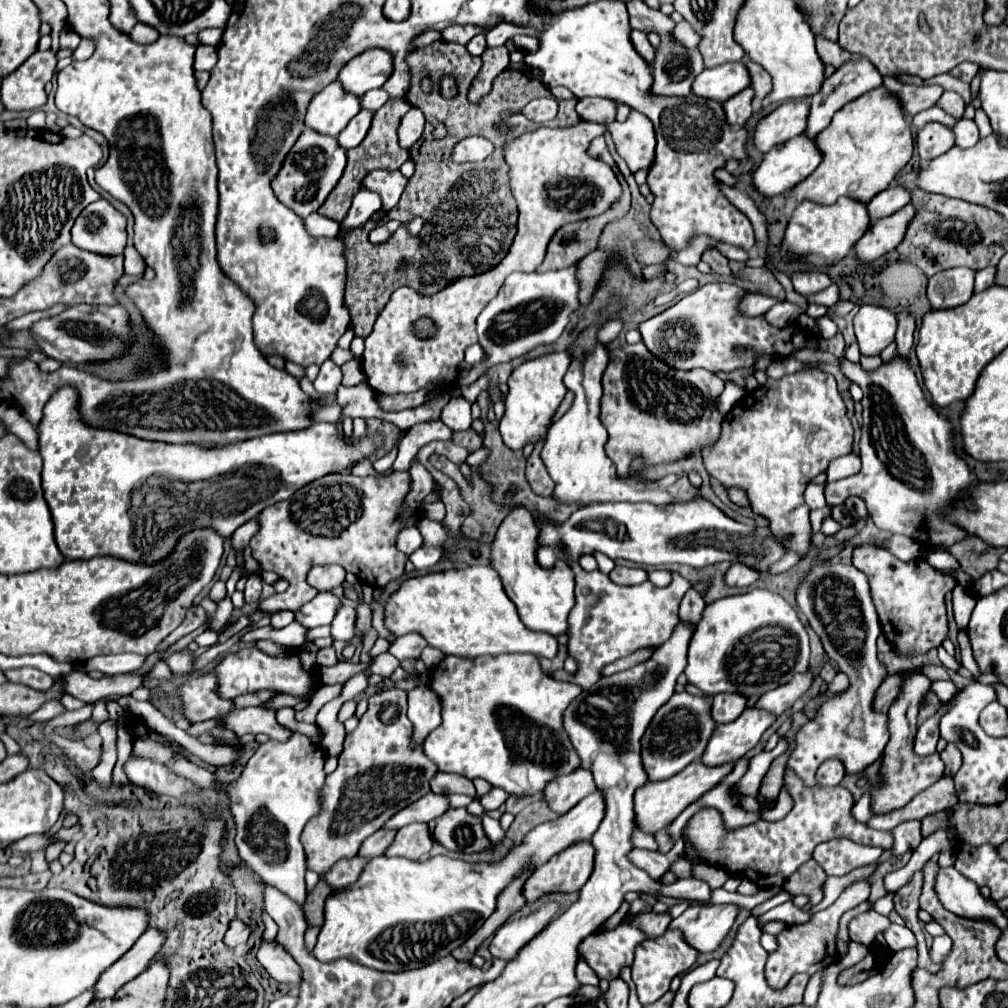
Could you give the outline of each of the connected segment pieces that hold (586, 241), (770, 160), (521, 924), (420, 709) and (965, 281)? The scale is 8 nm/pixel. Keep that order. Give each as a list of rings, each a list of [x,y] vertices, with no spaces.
[[[620,177],[620,183],[622,183],[622,197],[612,209],[608,209],[608,213],[600,217],[568,223],[554,233],[552,241],[548,243],[546,259],[536,271],[542,273],[542,271],[568,269],[596,249],[596,243],[604,225],[616,217],[622,217],[630,207],[630,189],[622,177]]]
[[[798,135],[786,143],[780,143],[772,147],[764,157],[758,169],[752,175],[754,189],[764,197],[774,197],[790,191],[794,185],[798,185],[802,179],[806,179],[816,167],[820,165],[820,151],[816,149],[814,139],[808,139],[804,135]]]
[[[548,903],[544,907],[540,907],[538,911],[522,917],[522,919],[512,919],[506,921],[492,939],[490,945],[490,953],[492,957],[500,957],[500,959],[514,959],[516,953],[532,939],[536,937],[558,913],[558,905]]]
[[[430,687],[408,691],[408,719],[412,721],[412,749],[418,749],[440,725],[440,701]]]
[[[954,267],[940,271],[928,281],[928,301],[932,309],[948,309],[966,303],[972,297],[974,271],[968,267]]]

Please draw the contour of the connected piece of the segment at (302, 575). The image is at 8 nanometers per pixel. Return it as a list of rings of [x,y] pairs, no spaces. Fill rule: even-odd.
[[[402,471],[376,477],[330,473],[328,477],[304,485],[304,489],[298,489],[288,501],[264,509],[260,513],[260,531],[250,541],[252,557],[264,569],[286,579],[288,589],[268,601],[260,601],[260,609],[266,613],[278,609],[294,611],[311,601],[318,591],[308,585],[306,577],[314,565],[336,563],[378,589],[402,577],[406,555],[396,549],[396,533],[408,525],[418,527],[420,521],[418,511],[404,519],[404,499],[410,491],[410,483],[410,473]]]

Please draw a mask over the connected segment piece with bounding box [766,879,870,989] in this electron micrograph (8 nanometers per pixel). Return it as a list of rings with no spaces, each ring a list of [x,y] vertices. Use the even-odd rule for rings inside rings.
[[[868,879],[854,881],[852,885],[848,885],[840,893],[840,897],[828,909],[814,913],[808,923],[790,925],[788,929],[784,929],[776,937],[778,939],[778,949],[768,953],[768,961],[766,961],[766,981],[768,981],[768,985],[772,989],[784,989],[784,985],[790,981],[790,977],[794,973],[808,973],[812,977],[818,971],[822,971],[824,967],[828,967],[830,963],[834,963],[834,959],[838,957],[836,935],[838,935],[838,921],[840,921],[842,913],[852,909],[852,907],[856,907],[858,903],[866,901],[868,897],[870,897],[870,883],[868,883]]]

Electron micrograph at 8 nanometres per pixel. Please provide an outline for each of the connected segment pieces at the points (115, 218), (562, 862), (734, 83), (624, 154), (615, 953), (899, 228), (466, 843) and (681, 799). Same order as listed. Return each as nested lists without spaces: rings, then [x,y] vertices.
[[[106,199],[90,203],[72,227],[72,243],[100,255],[116,255],[126,247],[126,219]]]
[[[580,841],[554,855],[538,867],[524,883],[522,895],[526,903],[538,901],[548,893],[576,893],[588,881],[594,867],[594,847],[590,841]]]
[[[728,63],[712,69],[704,69],[692,83],[692,93],[696,97],[712,99],[724,103],[732,95],[740,93],[750,85],[750,75],[744,63]]]
[[[632,109],[624,123],[612,121],[606,125],[606,129],[612,135],[618,155],[628,163],[632,173],[636,173],[638,169],[648,169],[652,165],[656,139],[654,125],[652,121],[648,121],[648,117]]]
[[[618,925],[608,933],[592,933],[580,943],[580,953],[600,979],[614,979],[620,967],[632,965],[634,949],[646,935],[632,925]]]
[[[906,205],[900,211],[896,211],[894,215],[874,221],[870,225],[870,229],[854,245],[858,261],[872,263],[878,257],[886,255],[888,251],[896,249],[896,245],[902,241],[904,231],[912,217],[914,217],[914,207]]]
[[[464,807],[448,809],[444,817],[436,817],[428,823],[432,839],[456,853],[474,853],[490,845],[482,831],[482,821],[470,815]]]
[[[694,761],[692,765],[688,765],[688,769],[684,769],[684,773],[670,777],[668,781],[648,781],[640,789],[636,789],[636,797],[634,797],[636,827],[648,835],[654,835],[656,831],[668,827],[692,801],[696,801],[706,791],[716,787],[732,771],[732,767],[734,767],[732,763],[718,765],[718,767],[706,767],[700,761]]]

